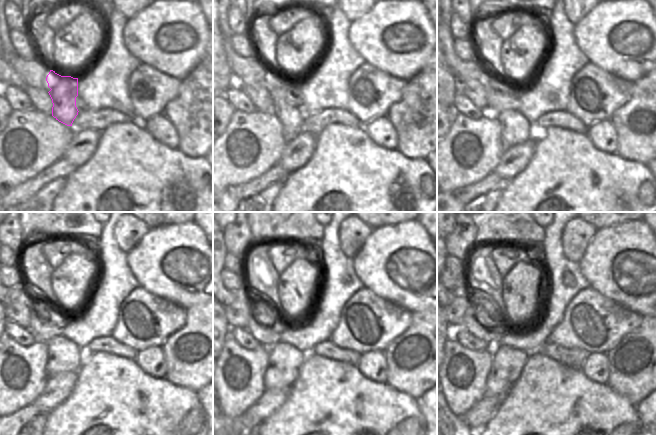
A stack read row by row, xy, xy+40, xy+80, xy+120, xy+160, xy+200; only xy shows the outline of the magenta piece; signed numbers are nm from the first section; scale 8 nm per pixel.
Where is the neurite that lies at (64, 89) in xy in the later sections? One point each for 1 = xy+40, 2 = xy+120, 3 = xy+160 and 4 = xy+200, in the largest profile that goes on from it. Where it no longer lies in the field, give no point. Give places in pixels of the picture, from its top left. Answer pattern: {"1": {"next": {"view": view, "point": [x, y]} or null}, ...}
{"1": {"next": {"view": "xy+40", "point": [287, 102]}}, "2": {"next": {"view": "xy+120", "point": [63, 355]}}, "3": {"next": {"view": "xy+160", "point": [285, 361]}}, "4": {"next": {"view": "xy+200", "point": [507, 362]}}}

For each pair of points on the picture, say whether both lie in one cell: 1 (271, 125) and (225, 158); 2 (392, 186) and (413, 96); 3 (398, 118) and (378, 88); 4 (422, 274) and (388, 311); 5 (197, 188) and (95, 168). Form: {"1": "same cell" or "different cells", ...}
{"1": "same cell", "2": "different cells", "3": "different cells", "4": "different cells", "5": "same cell"}

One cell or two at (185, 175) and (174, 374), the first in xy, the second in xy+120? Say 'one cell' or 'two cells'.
two cells

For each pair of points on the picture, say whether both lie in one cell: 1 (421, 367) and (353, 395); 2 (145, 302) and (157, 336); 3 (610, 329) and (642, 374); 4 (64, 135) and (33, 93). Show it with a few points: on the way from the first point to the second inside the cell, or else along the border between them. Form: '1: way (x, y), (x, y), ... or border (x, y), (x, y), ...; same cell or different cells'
1: border (385, 382), (406, 394); different cells
2: way (145, 310), (145, 319), (152, 328); same cell
3: border (637, 327), (606, 354); different cells
4: border (32, 107), (51, 116); different cells

